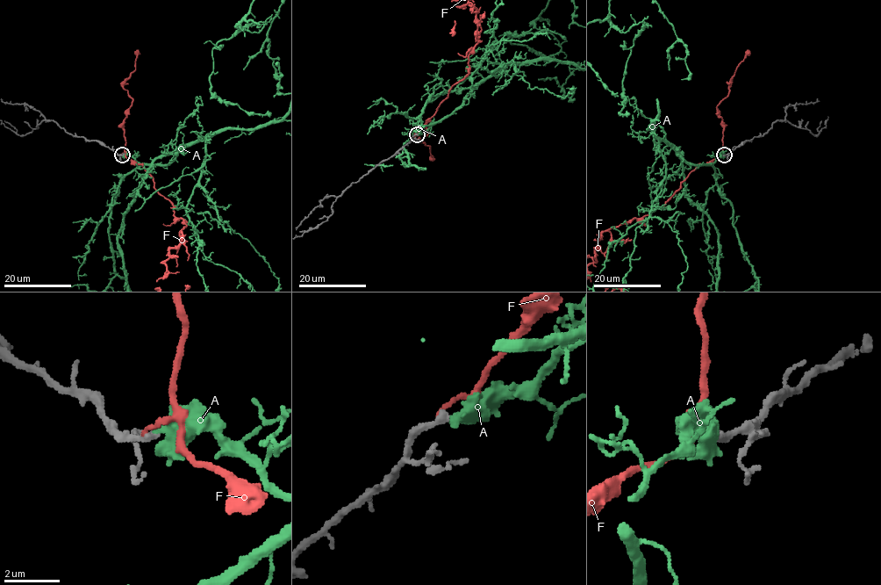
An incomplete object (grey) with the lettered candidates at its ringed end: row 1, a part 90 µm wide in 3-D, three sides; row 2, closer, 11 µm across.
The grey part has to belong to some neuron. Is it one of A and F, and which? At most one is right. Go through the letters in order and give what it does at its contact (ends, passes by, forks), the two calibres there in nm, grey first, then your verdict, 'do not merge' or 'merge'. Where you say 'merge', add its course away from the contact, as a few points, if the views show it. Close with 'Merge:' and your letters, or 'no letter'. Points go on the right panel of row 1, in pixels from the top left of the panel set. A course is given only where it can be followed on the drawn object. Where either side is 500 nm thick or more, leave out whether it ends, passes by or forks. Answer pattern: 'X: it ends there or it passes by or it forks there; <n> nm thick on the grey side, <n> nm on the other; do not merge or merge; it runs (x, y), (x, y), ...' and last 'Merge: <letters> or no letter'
A: it ends there; 280 nm thick on the grey side, 440 nm on the other; merge
F: it ends there; 320 nm thick on the grey side, 130 nm on the other; do not merge
Merge: A

